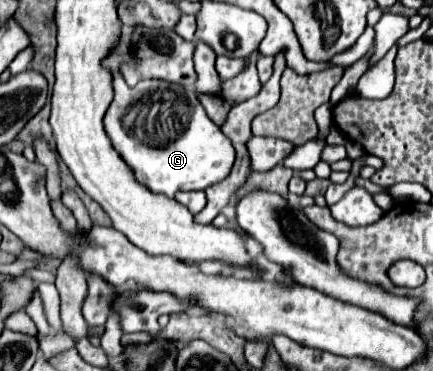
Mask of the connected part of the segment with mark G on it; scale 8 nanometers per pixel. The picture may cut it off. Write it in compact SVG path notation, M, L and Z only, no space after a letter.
M122 36L118 46L114 48L114 52L104 60L104 64L110 68L114 80L114 100L104 116L104 126L106 132L112 140L112 146L124 156L126 164L134 170L136 180L146 188L150 188L152 192L158 194L166 194L172 196L176 192L190 192L190 190L204 190L210 184L216 184L218 180L226 178L232 164L234 164L234 148L230 144L230 140L224 136L224 132L220 130L218 124L214 124L206 110L202 108L202 104L196 98L194 90L186 90L184 86L178 84L168 84L168 82L160 82L160 80L144 80L140 84L136 84L134 88L128 88L128 84L122 80L122 76L118 74L118 64L130 58L130 42L132 36Z

